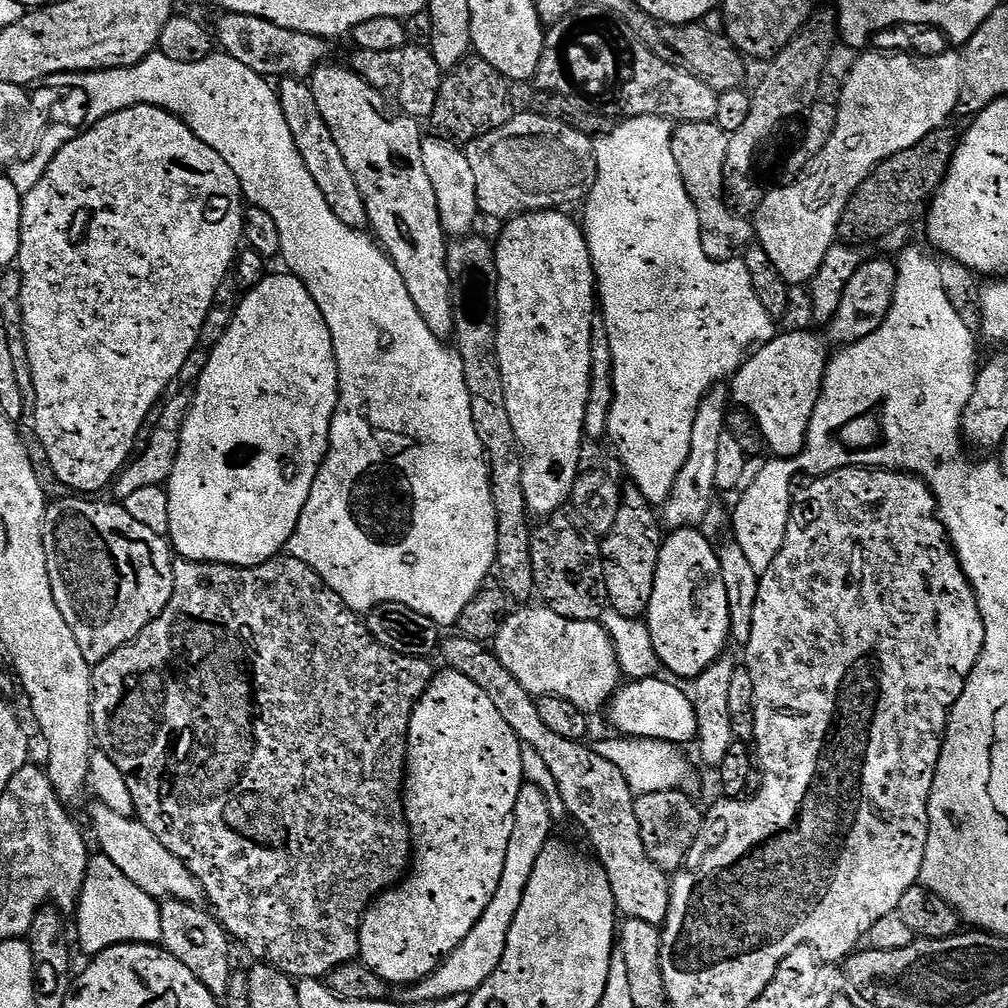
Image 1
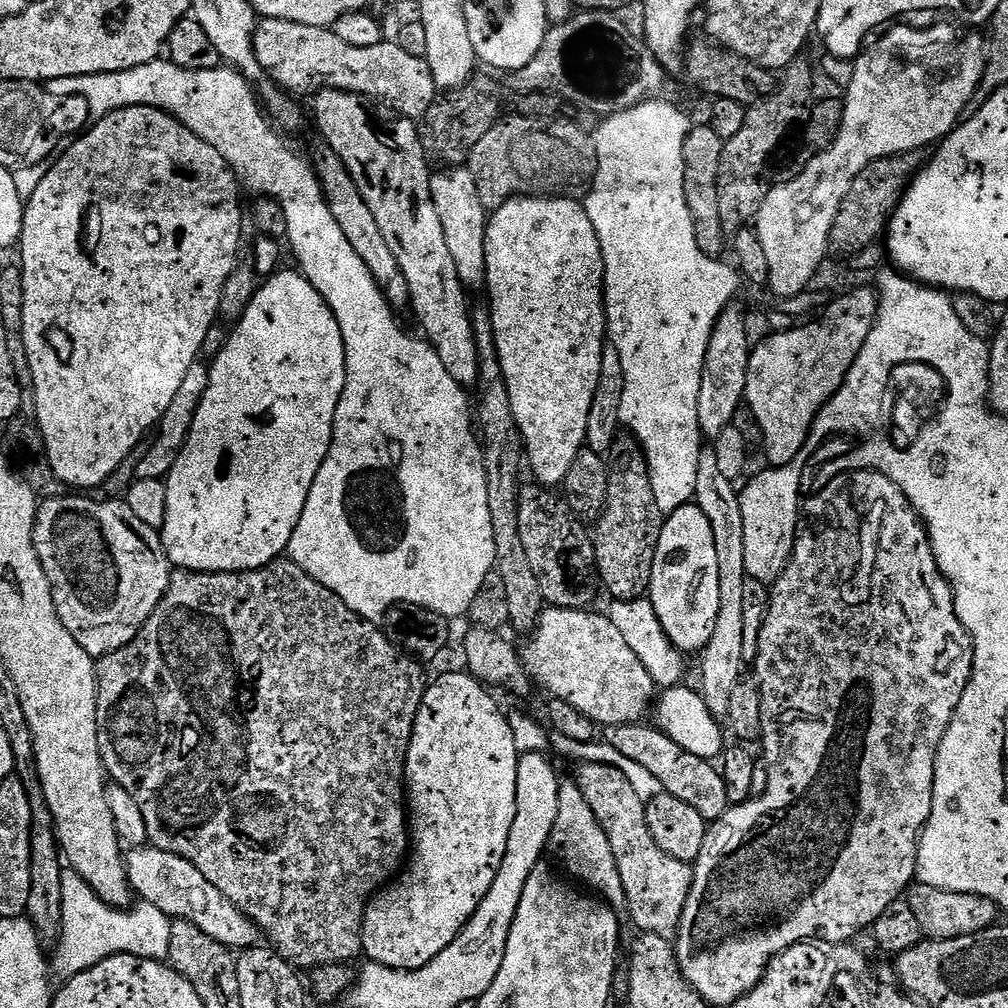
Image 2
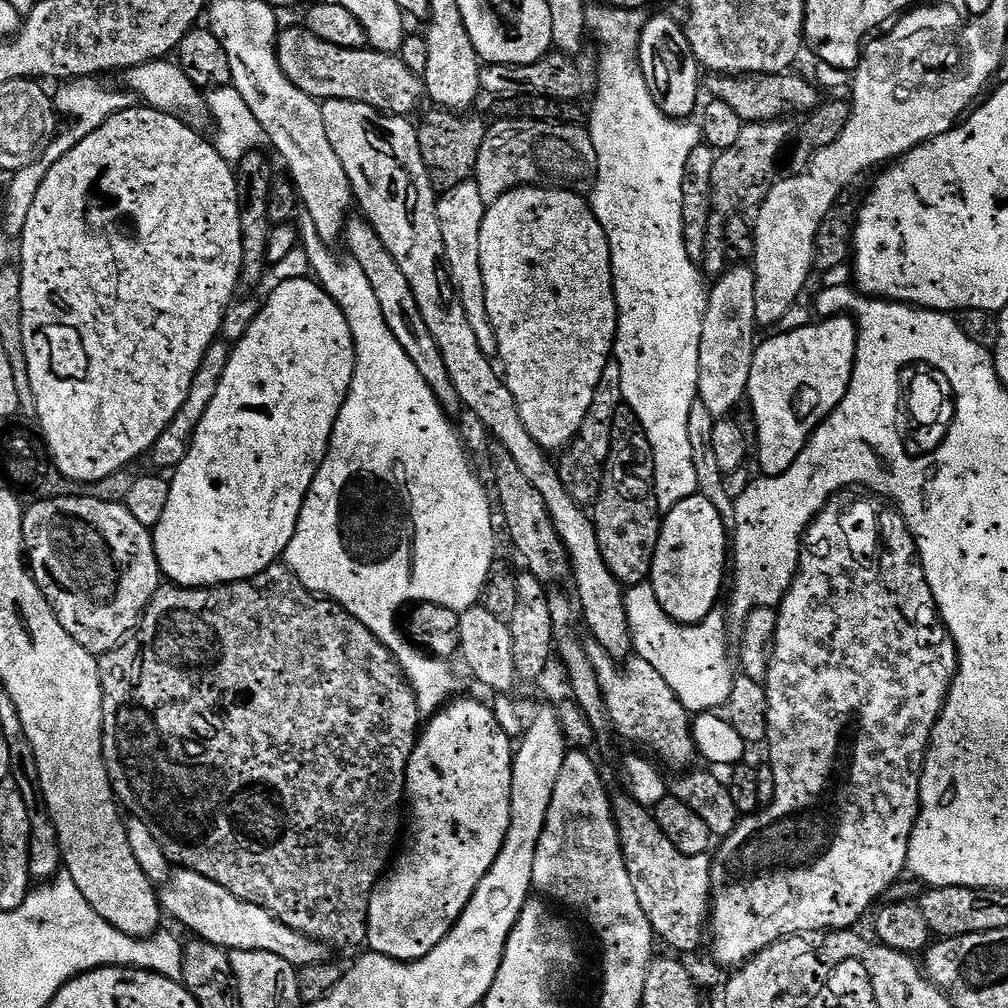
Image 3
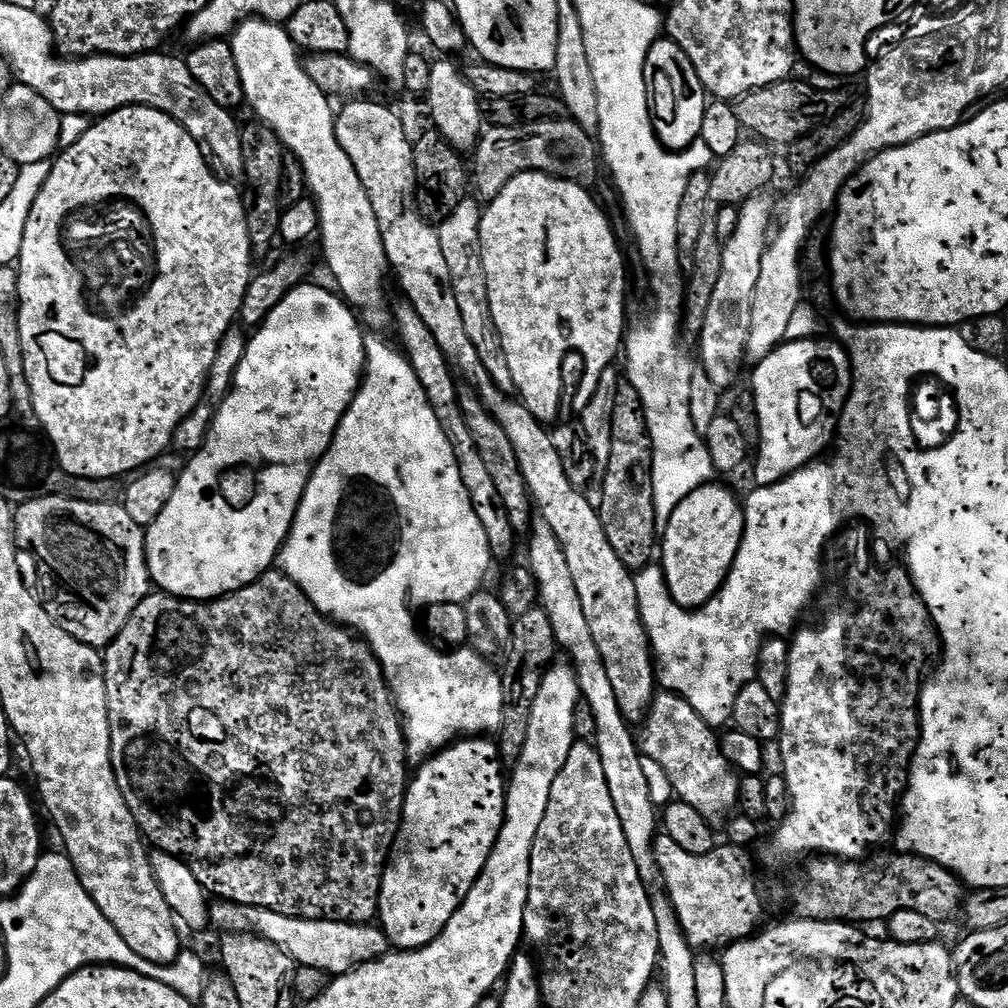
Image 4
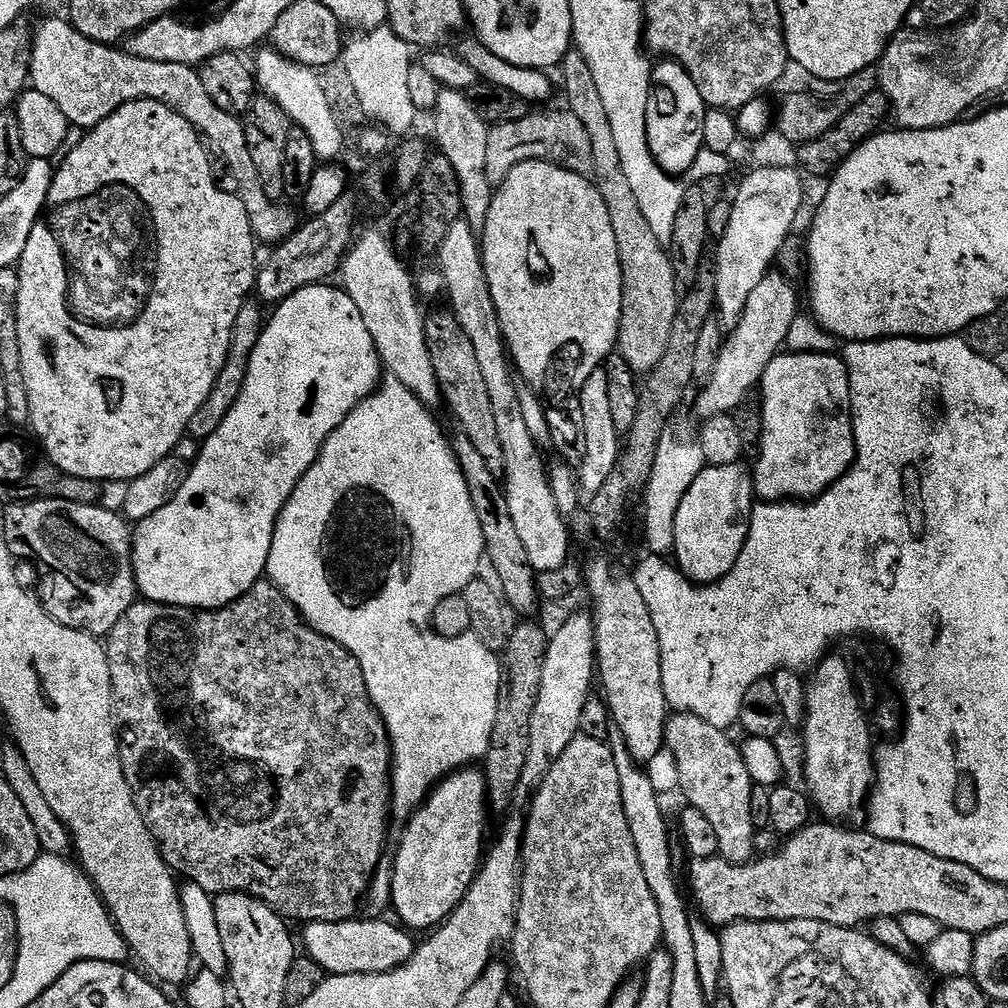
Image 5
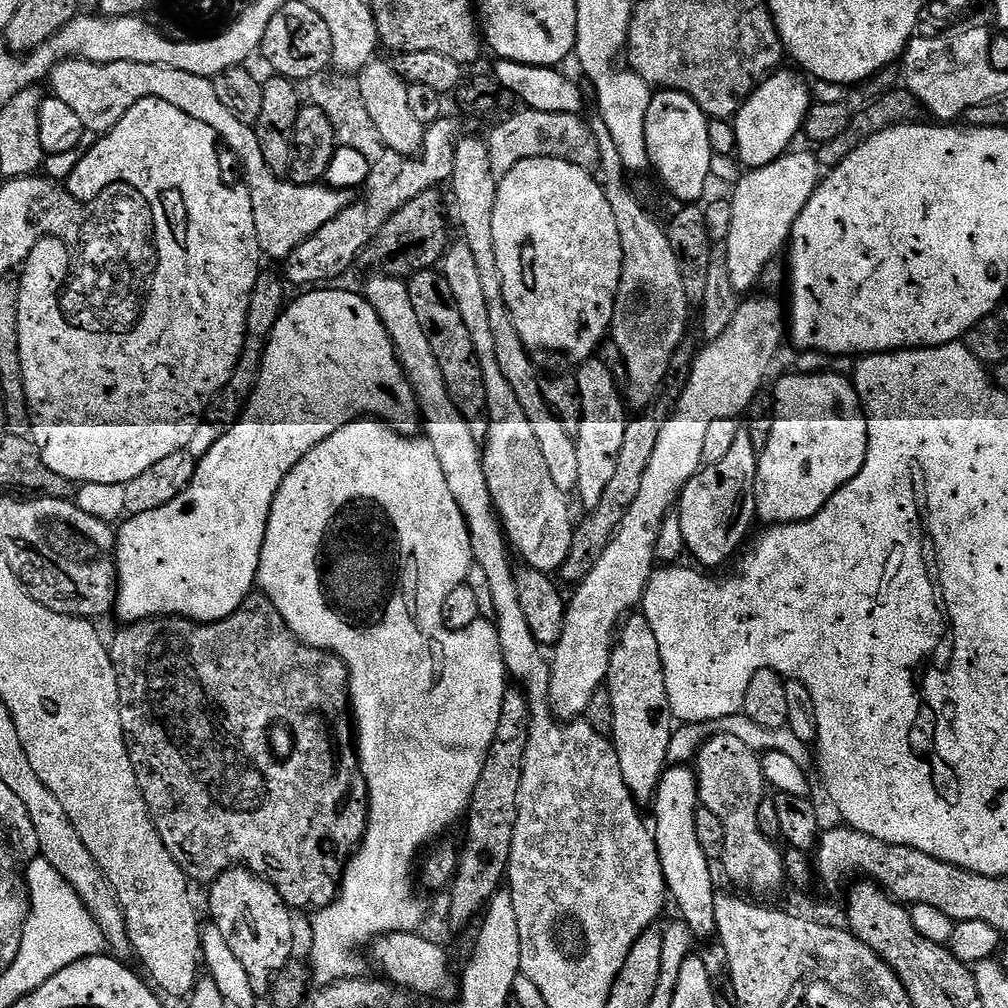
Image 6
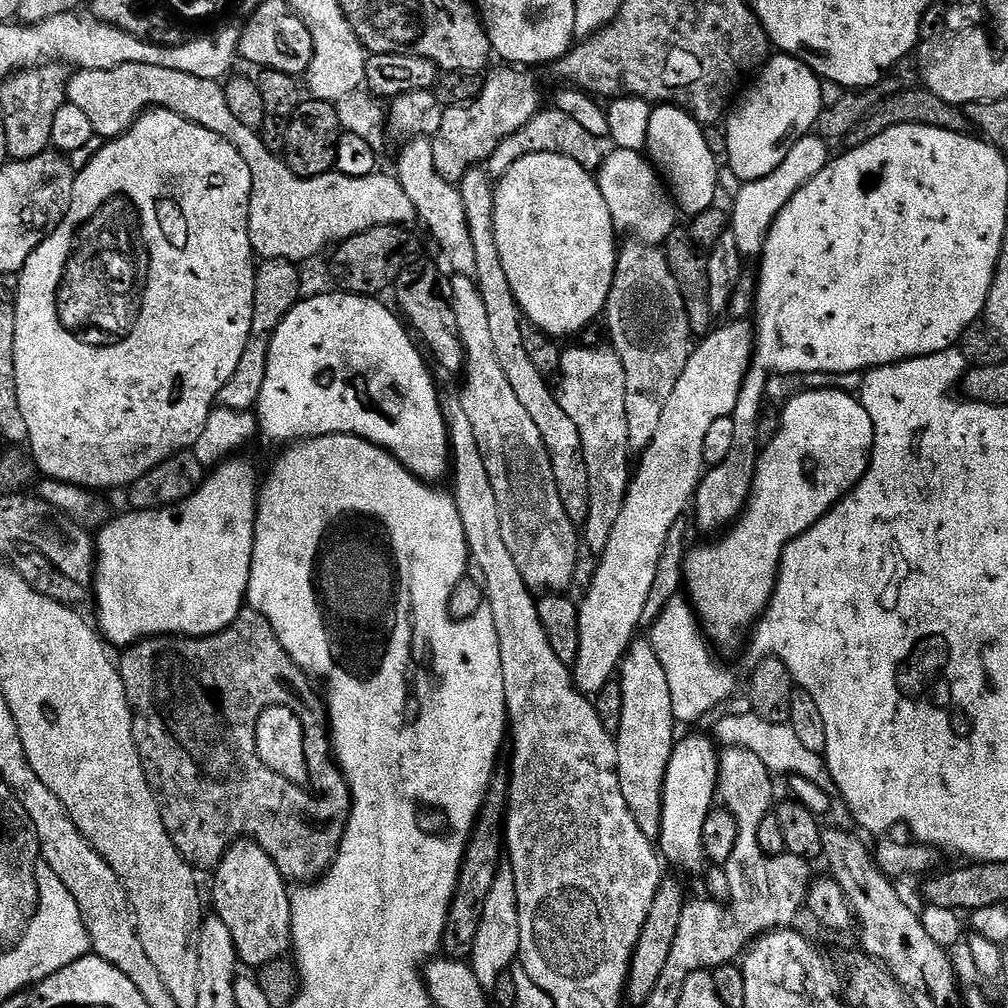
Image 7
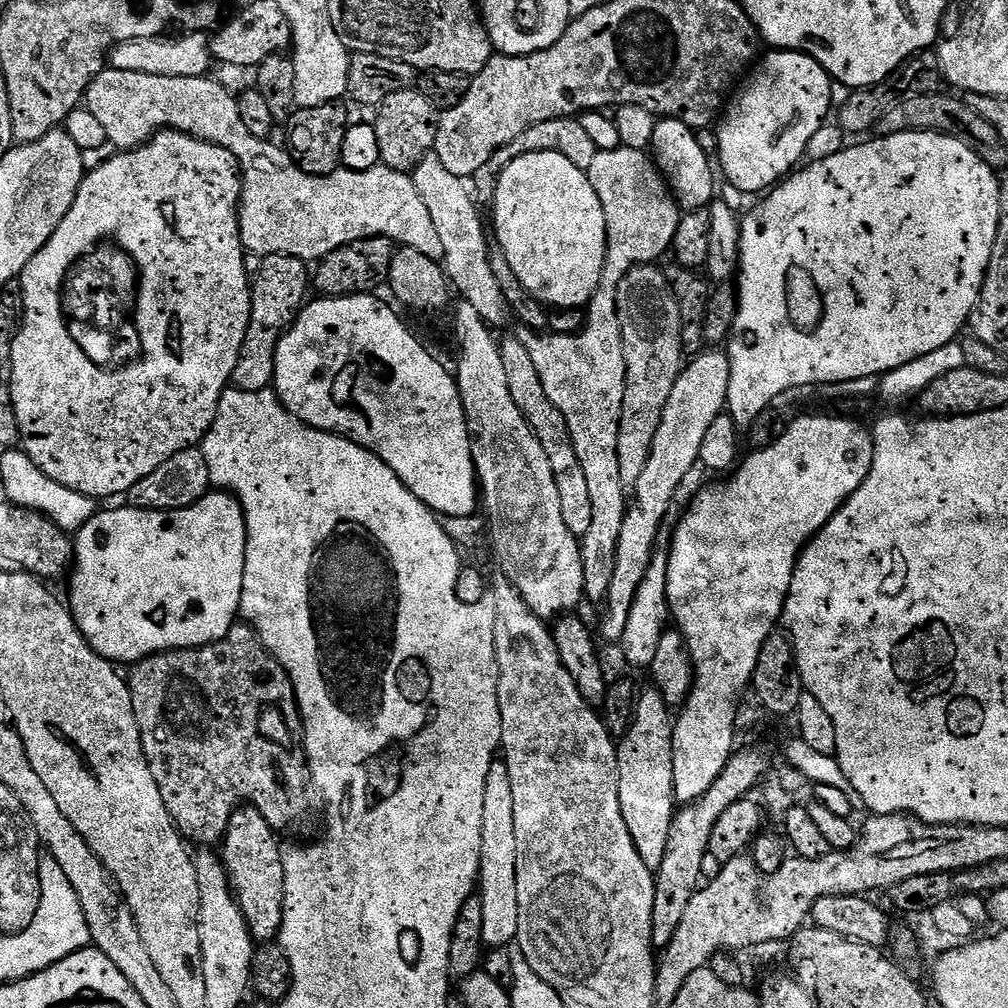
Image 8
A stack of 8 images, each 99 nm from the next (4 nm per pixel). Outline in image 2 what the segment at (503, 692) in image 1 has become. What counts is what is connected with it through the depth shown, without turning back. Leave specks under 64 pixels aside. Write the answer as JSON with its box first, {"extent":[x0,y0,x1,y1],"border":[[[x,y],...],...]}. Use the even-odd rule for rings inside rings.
{"extent":[574,764,693,941],"border":[[[580,764],[577,767],[574,782],[586,794],[586,802],[590,802],[590,810],[594,810],[594,818],[598,818],[598,826],[606,830],[606,838],[610,838],[610,846],[614,850],[614,858],[618,861],[618,874],[622,874],[622,890],[626,894],[626,911],[632,918],[637,933],[658,934],[658,938],[675,941],[676,932],[680,929],[680,919],[686,906],[686,898],[692,889],[693,865],[678,862],[678,858],[670,858],[662,846],[654,842],[650,834],[650,826],[646,826],[646,801],[638,798],[638,793],[630,786],[622,770],[605,764]]]}

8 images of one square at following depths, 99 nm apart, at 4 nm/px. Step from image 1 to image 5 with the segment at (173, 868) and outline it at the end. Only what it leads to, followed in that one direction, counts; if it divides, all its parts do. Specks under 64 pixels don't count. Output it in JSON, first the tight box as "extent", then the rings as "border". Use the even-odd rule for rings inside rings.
{"extent":[303,919,414,976],"border":[[[360,919],[343,920],[337,924],[327,924],[326,922],[305,923],[303,925],[303,951],[314,962],[318,962],[318,966],[322,966],[325,973],[333,976],[345,976],[346,974],[382,974],[395,968],[401,968],[403,964],[406,964],[411,959],[414,951],[414,943],[412,944],[413,933],[411,931],[397,926],[391,919],[389,919],[390,921]]]}

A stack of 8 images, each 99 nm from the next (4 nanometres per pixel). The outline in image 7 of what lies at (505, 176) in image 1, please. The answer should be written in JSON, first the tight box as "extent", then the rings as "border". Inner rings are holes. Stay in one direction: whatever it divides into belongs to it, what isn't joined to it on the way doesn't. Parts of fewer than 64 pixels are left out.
{"extent":[486,106,606,182],"border":[[[548,106],[530,122],[526,122],[526,126],[518,130],[518,134],[510,134],[510,138],[506,138],[506,142],[502,142],[502,146],[498,146],[494,154],[490,154],[486,171],[493,181],[499,182],[506,170],[510,170],[514,162],[518,162],[518,158],[526,158],[530,154],[562,154],[562,158],[570,158],[587,172],[595,173],[603,164],[606,155],[606,148],[600,144],[603,144],[601,137],[589,134],[574,118],[562,114],[562,110]]]}

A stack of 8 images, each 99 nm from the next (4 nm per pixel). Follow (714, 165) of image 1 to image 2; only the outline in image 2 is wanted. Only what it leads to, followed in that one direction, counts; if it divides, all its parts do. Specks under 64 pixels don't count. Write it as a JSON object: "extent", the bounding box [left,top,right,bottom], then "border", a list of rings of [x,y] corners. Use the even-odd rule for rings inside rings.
{"extent":[682,126,726,258],"border":[[[693,126],[682,146],[684,193],[690,218],[694,222],[694,238],[698,238],[698,250],[713,258],[723,257],[723,252],[726,252],[726,229],[722,214],[718,214],[718,166],[722,162],[724,141],[718,138],[718,134],[714,134],[710,126]]]}

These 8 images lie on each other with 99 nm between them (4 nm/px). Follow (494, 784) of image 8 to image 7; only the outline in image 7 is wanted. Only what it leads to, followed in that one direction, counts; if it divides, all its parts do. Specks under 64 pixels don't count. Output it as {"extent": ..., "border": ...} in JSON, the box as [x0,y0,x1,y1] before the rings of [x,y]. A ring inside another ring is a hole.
{"extent":[470,862,519,990],"border":[[[504,862],[497,870],[494,886],[486,897],[486,911],[482,913],[482,926],[478,926],[478,938],[474,938],[470,963],[478,982],[482,982],[485,990],[490,990],[496,984],[497,978],[517,963],[519,955],[518,886],[514,886],[512,865]]]}

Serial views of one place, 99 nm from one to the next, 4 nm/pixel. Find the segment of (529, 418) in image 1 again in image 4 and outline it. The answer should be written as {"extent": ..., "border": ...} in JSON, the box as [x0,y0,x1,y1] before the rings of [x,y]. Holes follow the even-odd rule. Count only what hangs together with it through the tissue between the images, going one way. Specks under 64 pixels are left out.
{"extent":[480,172,628,422],"border":[[[523,172],[518,174],[498,194],[498,198],[487,201],[480,217],[480,245],[482,246],[482,266],[486,274],[486,290],[490,298],[490,314],[494,314],[494,326],[498,330],[498,338],[502,338],[502,351],[506,353],[506,363],[510,365],[510,375],[514,378],[514,386],[521,404],[534,414],[534,418],[551,422],[560,412],[560,403],[564,400],[564,359],[568,351],[577,352],[588,367],[589,385],[595,386],[600,376],[608,368],[613,367],[615,356],[619,357],[626,339],[626,323],[624,324],[624,303],[628,300],[628,272],[624,269],[624,256],[620,253],[620,244],[612,233],[612,224],[606,213],[600,209],[593,193],[581,184],[551,176],[545,172]]]}

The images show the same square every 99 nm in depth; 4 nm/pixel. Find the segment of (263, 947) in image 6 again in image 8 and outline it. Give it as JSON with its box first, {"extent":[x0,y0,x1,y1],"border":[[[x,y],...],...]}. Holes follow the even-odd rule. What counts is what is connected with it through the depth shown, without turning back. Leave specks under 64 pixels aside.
{"extent":[222,806,284,942],"border":[[[244,806],[233,812],[222,841],[222,859],[232,893],[256,942],[275,941],[284,917],[284,852],[276,839],[276,829],[262,818],[260,811]]]}

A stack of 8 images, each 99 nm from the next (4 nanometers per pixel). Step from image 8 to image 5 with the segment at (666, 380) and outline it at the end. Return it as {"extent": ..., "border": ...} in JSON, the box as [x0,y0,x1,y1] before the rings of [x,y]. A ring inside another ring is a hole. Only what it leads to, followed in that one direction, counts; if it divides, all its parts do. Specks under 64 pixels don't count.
{"extent":[558,50,681,374],"border":[[[570,50],[564,55],[564,59],[558,65],[558,73],[564,79],[564,96],[568,99],[566,104],[567,111],[574,114],[574,118],[578,118],[578,122],[582,122],[582,126],[586,126],[586,134],[590,134],[590,143],[594,149],[594,170],[591,179],[596,185],[598,194],[602,194],[602,202],[606,202],[606,211],[610,214],[610,222],[614,226],[614,238],[618,238],[618,250],[620,251],[620,261],[622,262],[622,278],[624,285],[622,286],[622,318],[620,319],[620,339],[618,341],[618,352],[624,356],[626,362],[629,363],[633,372],[637,374],[647,374],[654,370],[654,366],[658,366],[658,362],[662,362],[662,354],[666,354],[666,346],[670,342],[670,330],[674,330],[674,314],[678,314],[678,306],[680,305],[681,289],[676,282],[674,274],[674,266],[669,249],[658,238],[658,234],[654,234],[654,230],[650,230],[650,222],[646,222],[646,218],[642,215],[642,209],[638,207],[638,198],[634,198],[634,190],[630,187],[630,181],[626,179],[626,170],[622,170],[622,157],[618,155],[618,146],[614,142],[614,130],[610,126],[610,117],[606,114],[606,105],[602,102],[602,97],[598,91],[598,85],[594,78],[594,73],[590,71],[590,66],[586,63],[586,58],[582,58],[582,54],[575,50]]]}

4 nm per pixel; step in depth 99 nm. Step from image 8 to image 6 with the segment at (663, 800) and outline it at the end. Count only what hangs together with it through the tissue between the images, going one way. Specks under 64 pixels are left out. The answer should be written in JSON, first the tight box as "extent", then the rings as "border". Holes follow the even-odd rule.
{"extent":[606,614,674,805],"border":[[[642,614],[629,615],[619,629],[606,687],[610,702],[614,702],[614,730],[610,739],[618,754],[618,766],[622,766],[622,778],[637,805],[651,805],[664,777],[664,769],[669,767],[668,751],[674,721],[668,705],[658,638],[654,638],[654,630],[650,630],[648,620]]]}

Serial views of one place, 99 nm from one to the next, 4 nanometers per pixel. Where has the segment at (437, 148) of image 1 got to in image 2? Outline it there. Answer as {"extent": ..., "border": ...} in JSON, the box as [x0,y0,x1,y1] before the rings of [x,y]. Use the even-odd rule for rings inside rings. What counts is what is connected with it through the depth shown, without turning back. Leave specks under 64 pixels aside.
{"extent":[432,166,489,289],"border":[[[452,166],[432,176],[432,201],[438,210],[438,222],[442,222],[442,234],[446,234],[446,246],[454,257],[458,278],[465,289],[483,289],[486,281],[486,228],[489,213],[478,198],[478,186],[474,186],[474,174],[467,166]]]}

